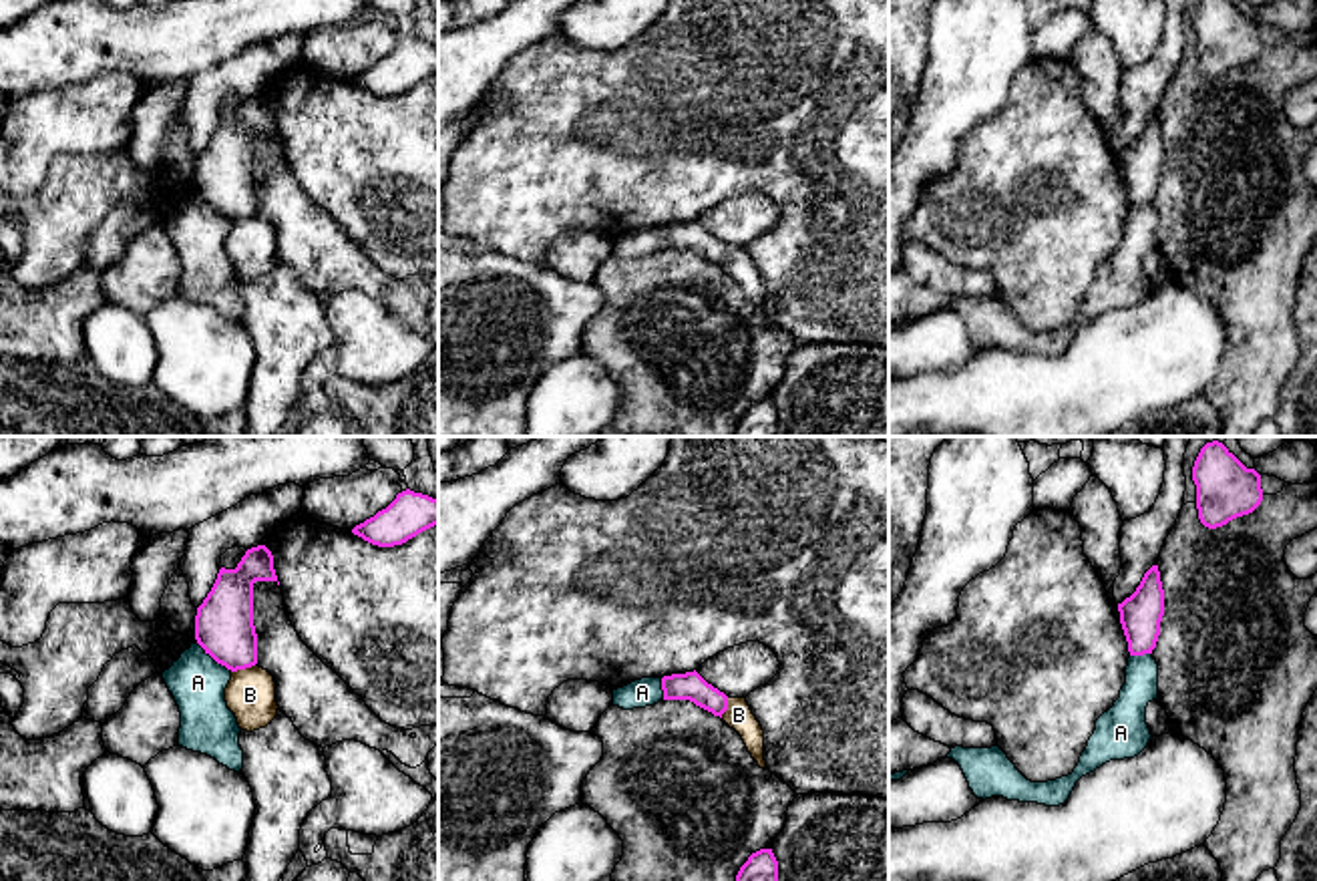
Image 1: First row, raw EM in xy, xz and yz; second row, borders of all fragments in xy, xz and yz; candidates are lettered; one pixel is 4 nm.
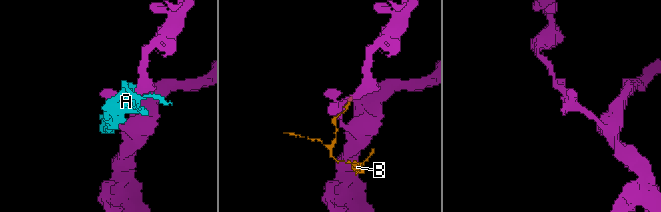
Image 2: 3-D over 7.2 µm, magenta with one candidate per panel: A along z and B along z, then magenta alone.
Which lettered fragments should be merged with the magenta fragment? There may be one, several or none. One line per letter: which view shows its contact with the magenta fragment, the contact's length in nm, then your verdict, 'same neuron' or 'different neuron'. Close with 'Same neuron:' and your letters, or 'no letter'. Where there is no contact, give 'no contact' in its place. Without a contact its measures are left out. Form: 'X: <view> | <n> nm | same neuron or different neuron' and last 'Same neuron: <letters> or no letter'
A: xy | 180 nm | different neuron
B: xy | 110 nm | different neuron
Same neuron: no letter

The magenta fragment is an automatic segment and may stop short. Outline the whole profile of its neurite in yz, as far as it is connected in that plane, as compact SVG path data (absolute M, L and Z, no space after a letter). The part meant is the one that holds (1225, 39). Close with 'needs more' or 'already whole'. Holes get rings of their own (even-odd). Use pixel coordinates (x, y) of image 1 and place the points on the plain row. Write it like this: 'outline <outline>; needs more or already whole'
outline M1200 0L1192 30L1198 68L1208 78L1253 62L1263 50L1261 24L1229 0Z; already whole

